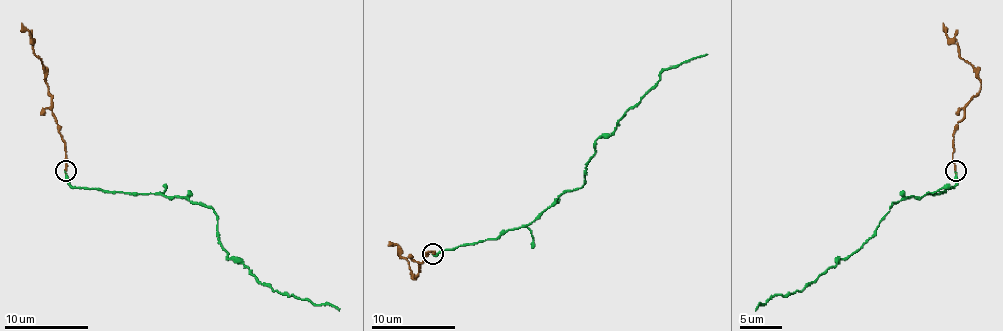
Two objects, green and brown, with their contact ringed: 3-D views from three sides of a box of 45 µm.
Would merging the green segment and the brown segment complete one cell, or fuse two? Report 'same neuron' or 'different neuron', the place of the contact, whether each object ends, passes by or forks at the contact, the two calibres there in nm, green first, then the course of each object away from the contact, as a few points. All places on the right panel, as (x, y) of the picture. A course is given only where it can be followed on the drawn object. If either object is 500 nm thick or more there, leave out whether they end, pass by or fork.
same neuron; place (955, 170); green ends; brown ends; calibres 240 and 160 nm; course green (954, 170), (952, 188), (904, 197), (893, 203), (876, 230), (858, 249), (814, 283), (772, 297), (755, 310); course brown (956, 170), (952, 153), (956, 124), (964, 115), (964, 105), (979, 90), (981, 80), (958, 52), (943, 23)

